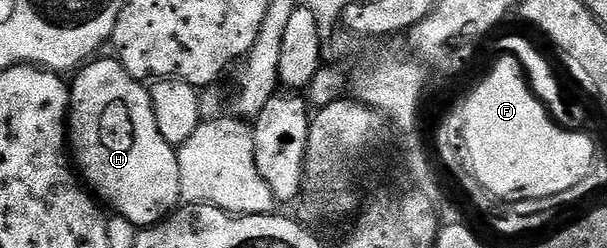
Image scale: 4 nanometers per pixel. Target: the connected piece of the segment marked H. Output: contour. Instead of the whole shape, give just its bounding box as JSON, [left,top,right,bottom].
[70,59,180,228]

